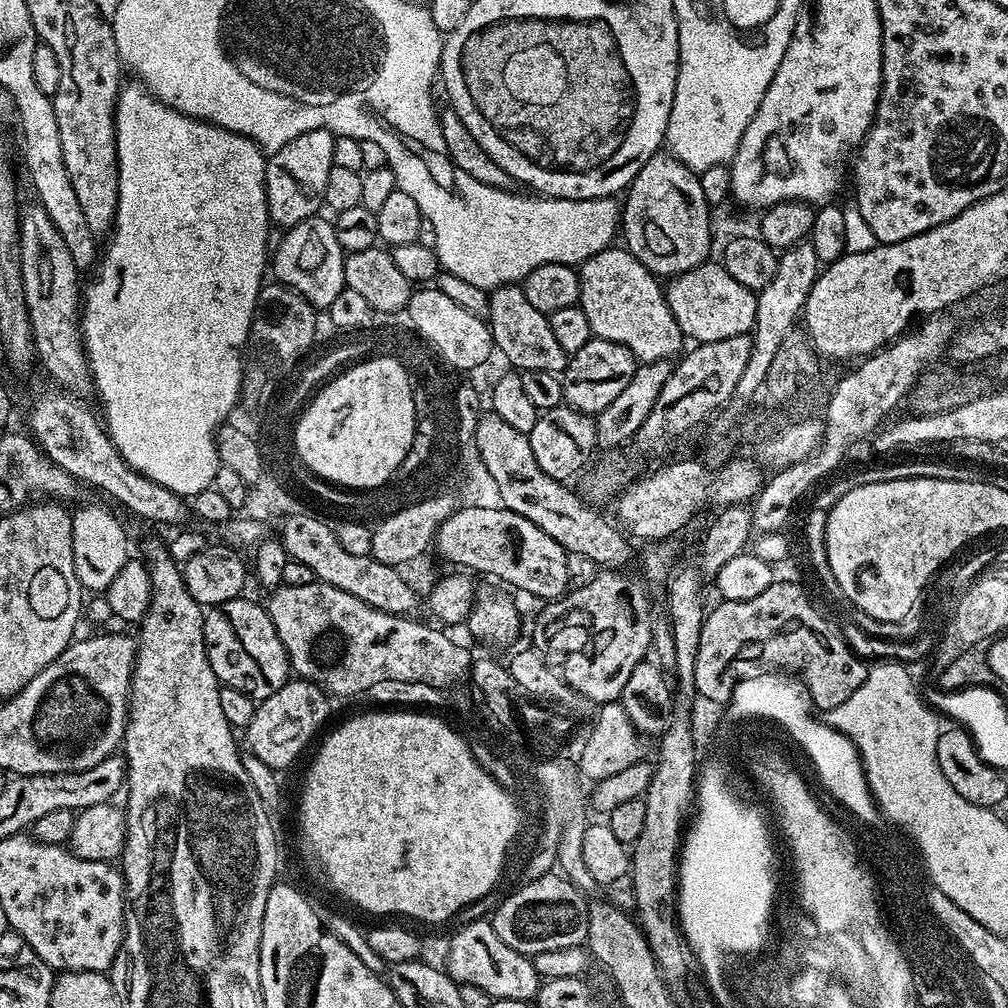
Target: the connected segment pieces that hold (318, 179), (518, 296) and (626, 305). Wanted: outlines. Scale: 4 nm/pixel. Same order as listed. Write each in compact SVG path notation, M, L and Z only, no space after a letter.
M325 128L310 130L294 142L286 142L282 150L271 153L266 160L266 198L268 219L285 230L306 218L317 215L324 204L326 178L330 178L336 137Z
M504 284L500 288L491 289L488 297L488 314L492 329L492 342L497 353L500 352L509 360L513 369L546 370L557 374L563 373L569 362L570 353L558 346L554 332L550 330L550 322L545 313L534 310L526 299L523 287L516 284Z
M616 247L604 248L589 260L585 260L578 268L580 273L578 306L586 314L586 322L590 322L593 337L620 343L633 353L640 364L679 357L685 351L686 337L670 310L668 297L661 281L652 275L650 269L642 266L642 262L638 262L638 258L634 258L634 254L628 251L627 247Z

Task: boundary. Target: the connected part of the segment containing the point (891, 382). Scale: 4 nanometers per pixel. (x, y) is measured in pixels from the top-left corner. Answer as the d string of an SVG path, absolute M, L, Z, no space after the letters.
M948 314L929 316L921 324L924 324L921 328L913 327L880 351L863 357L855 365L857 368L853 372L846 373L837 382L836 389L828 400L828 409L822 413L824 440L820 447L802 462L773 471L769 475L772 477L763 481L760 495L751 507L752 527L757 533L781 531L792 507L813 487L812 492L827 472L834 471L843 462L844 455L851 450L852 444L858 443L863 436L871 437L881 427L880 422L899 406L900 399L903 396L905 399L916 387L925 375L924 368L930 367L940 355L943 357L947 353L948 345L958 331L958 324Z

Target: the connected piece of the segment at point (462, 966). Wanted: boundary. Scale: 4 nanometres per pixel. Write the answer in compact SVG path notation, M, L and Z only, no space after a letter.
M468 924L465 928L460 928L452 936L452 941L448 944L448 968L446 972L457 985L466 985L477 987L478 990L484 991L492 1000L505 1000L514 998L515 1000L535 1001L536 993L540 991L542 978L536 973L535 963L529 957L510 950L502 938L491 926L484 928L480 924Z

